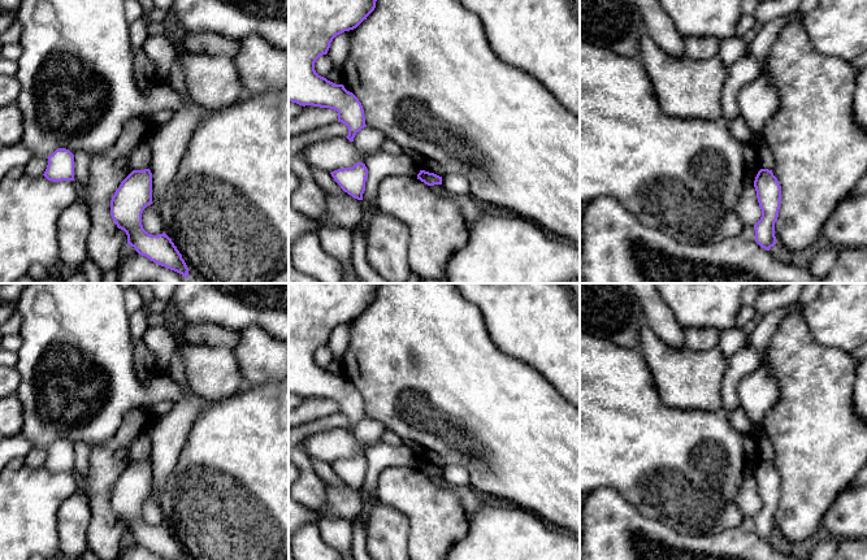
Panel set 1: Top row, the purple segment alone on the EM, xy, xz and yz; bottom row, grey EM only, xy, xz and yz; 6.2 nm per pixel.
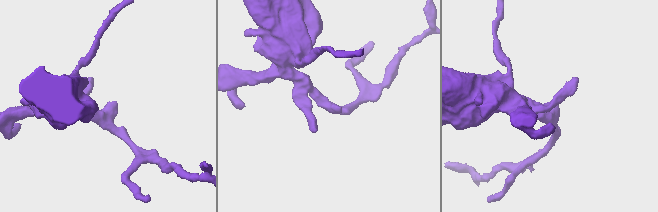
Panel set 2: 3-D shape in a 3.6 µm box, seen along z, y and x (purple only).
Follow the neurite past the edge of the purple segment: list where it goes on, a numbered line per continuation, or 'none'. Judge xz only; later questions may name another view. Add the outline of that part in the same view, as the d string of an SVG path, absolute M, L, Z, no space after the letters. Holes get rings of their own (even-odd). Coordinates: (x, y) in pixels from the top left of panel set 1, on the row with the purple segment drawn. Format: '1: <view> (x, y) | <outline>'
none

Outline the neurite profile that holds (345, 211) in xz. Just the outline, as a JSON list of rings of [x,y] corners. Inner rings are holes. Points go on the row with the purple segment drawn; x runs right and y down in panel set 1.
[[[326,192],[328,222],[348,230],[365,223],[367,210],[363,200],[344,192],[335,196]]]

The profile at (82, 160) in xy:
[[[81,152],[74,155],[74,182],[87,186],[90,181],[90,161],[91,156]]]

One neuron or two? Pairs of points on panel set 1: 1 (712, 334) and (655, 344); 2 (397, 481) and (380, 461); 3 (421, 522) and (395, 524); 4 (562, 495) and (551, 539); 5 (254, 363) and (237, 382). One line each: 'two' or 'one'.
1: two
2: two
3: two
4: two
5: two

